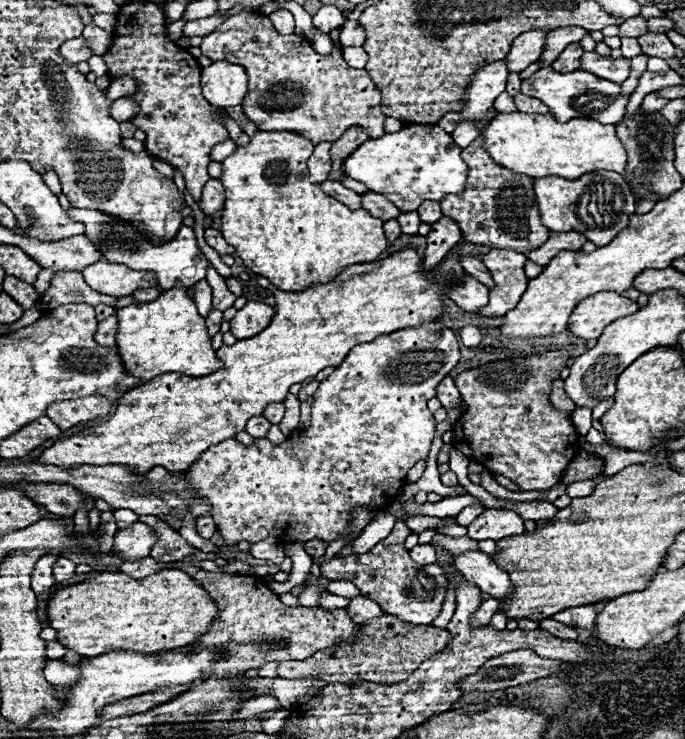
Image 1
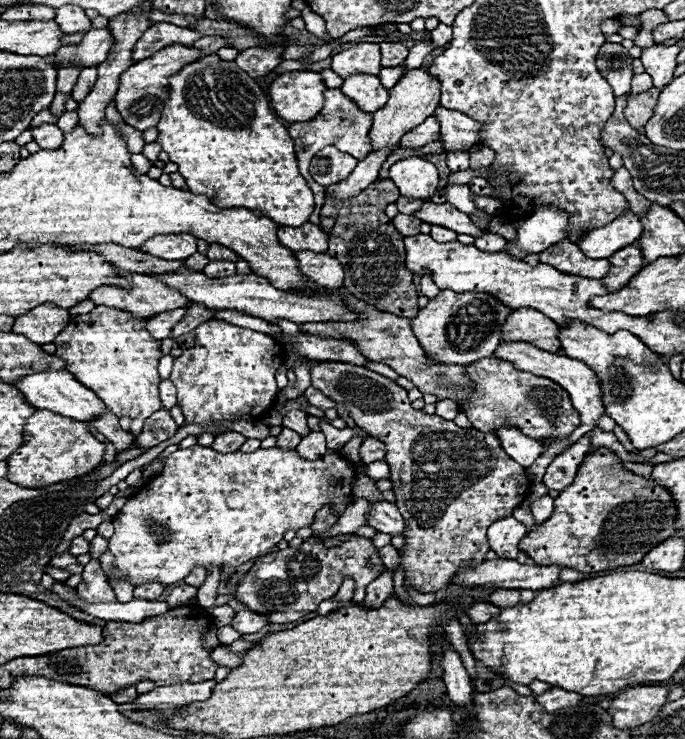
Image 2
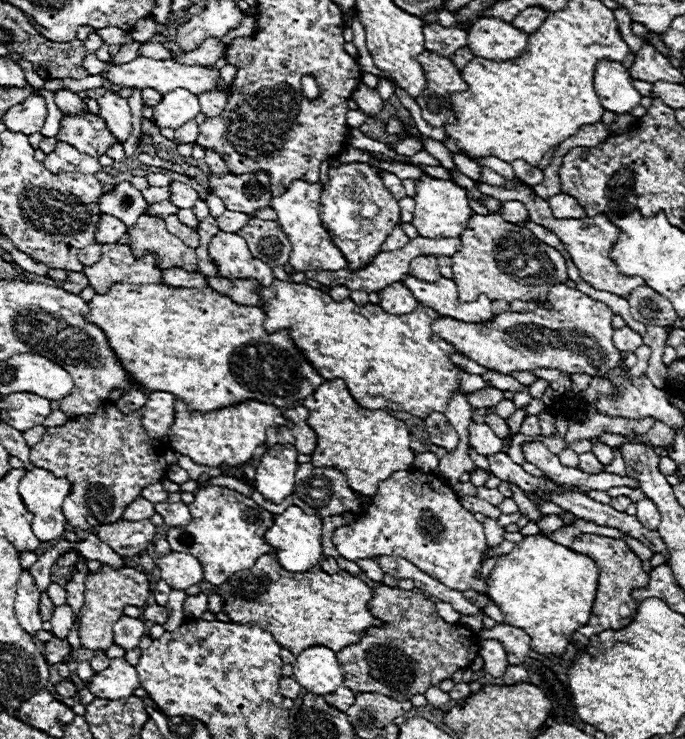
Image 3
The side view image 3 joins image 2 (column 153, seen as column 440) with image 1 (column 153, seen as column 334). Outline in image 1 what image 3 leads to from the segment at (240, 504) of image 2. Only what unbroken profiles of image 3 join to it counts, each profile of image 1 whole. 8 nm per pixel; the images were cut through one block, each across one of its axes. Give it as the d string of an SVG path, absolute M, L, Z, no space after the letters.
M134 522L116 532L112 556L120 558L122 562L136 562L148 558L154 544L156 544L154 530L146 528L144 522Z

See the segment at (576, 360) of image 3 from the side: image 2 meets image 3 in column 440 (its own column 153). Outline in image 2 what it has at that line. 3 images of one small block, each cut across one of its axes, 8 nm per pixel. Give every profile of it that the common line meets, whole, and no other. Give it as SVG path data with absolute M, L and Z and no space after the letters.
M176 308L170 312L162 312L158 316L152 316L146 322L146 330L156 338L156 340L166 340L172 334L172 328L176 322L182 320L182 316L186 314L186 308Z

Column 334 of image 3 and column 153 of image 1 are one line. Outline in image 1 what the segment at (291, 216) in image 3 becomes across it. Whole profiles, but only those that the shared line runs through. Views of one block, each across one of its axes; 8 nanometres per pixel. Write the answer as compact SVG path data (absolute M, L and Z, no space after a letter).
M70 208L68 216L86 226L84 234L90 236L90 240L94 240L94 244L98 244L98 248L102 250L102 258L106 262L126 264L128 268L134 268L134 270L154 270L158 274L158 286L160 288L174 288L176 282L180 282L182 286L188 288L188 286L194 286L198 280L202 280L206 276L208 260L204 258L204 254L198 248L194 230L188 228L188 226L180 226L180 230L178 230L178 234L172 242L154 246L144 238L144 234L134 230L130 224L118 222L108 214L102 214L102 212L96 212L96 210Z

